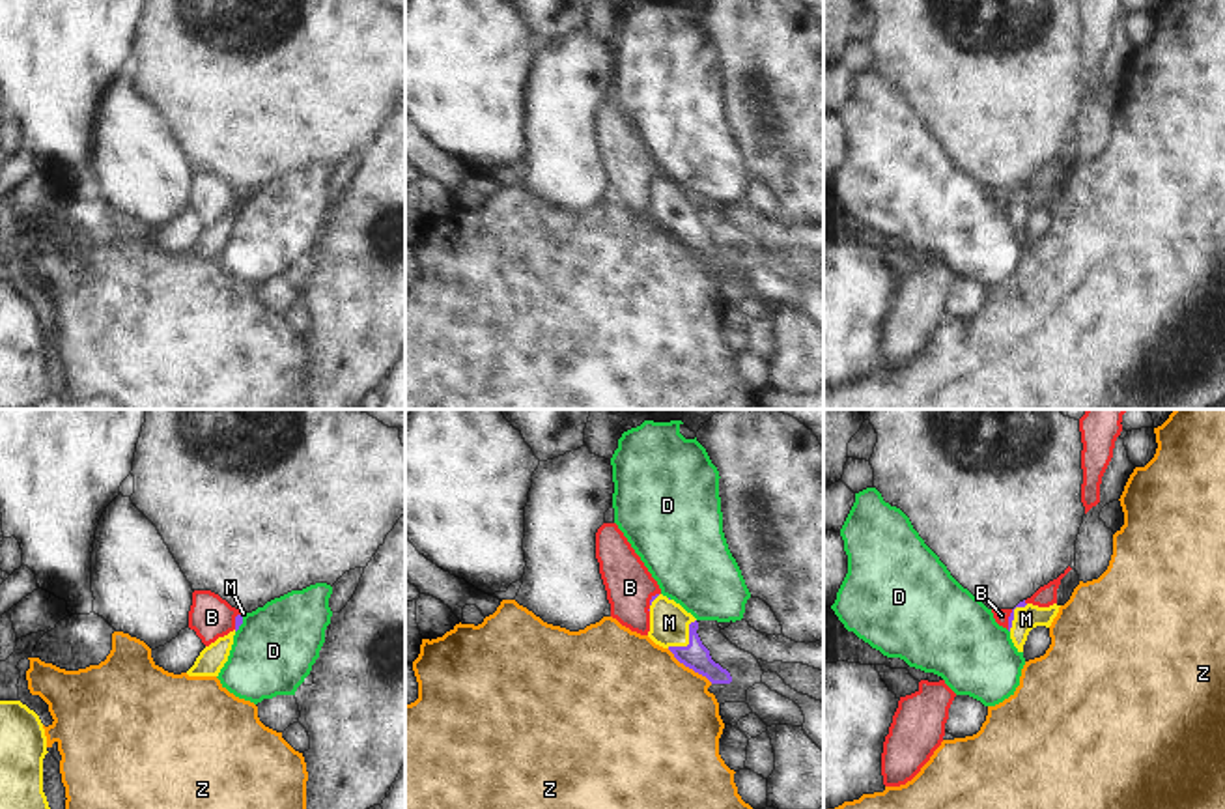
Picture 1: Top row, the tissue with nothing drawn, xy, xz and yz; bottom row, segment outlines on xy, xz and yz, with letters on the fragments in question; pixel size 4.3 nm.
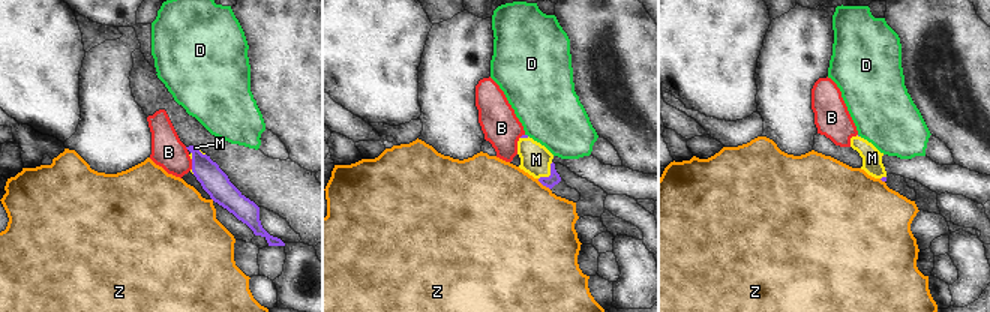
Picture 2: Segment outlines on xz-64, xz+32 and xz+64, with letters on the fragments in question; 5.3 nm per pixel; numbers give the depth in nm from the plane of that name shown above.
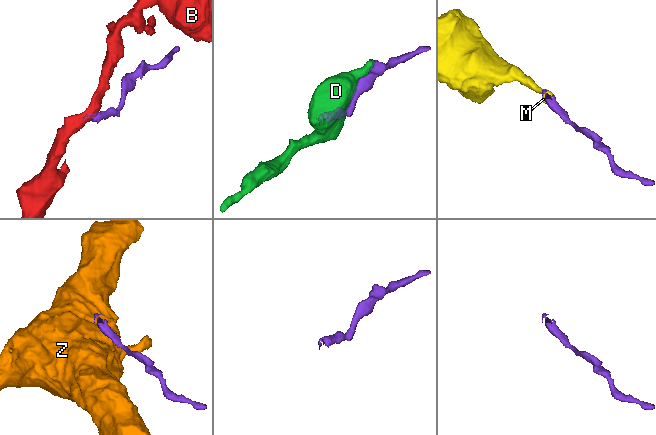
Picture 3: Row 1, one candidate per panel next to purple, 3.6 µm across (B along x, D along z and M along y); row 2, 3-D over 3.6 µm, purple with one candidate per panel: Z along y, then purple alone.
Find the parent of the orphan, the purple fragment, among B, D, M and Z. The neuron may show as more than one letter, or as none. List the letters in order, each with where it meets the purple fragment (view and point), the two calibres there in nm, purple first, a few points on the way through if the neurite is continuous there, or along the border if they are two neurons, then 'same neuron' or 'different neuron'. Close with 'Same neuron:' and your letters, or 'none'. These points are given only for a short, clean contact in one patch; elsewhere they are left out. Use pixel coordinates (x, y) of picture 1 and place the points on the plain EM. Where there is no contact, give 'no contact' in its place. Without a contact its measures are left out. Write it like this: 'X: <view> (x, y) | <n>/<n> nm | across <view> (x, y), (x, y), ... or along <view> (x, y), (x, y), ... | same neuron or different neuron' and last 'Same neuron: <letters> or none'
B: yz (1009, 200) | 30/60 nm | along yz (1013, 191), (1007, 210) | different neuron
D: xy (241, 204) | 30/360 nm | along xy (243, 198), (236, 213) | different neuron
M: xz (689, 223) | 120/180 nm | across xz (695, 238), (689, 232), (689, 223), (669, 204) | same neuron
Z: xz (689, 249) | 120/500 nm | along xz (667, 230), (712, 264) | different neuron
Same neuron: M

